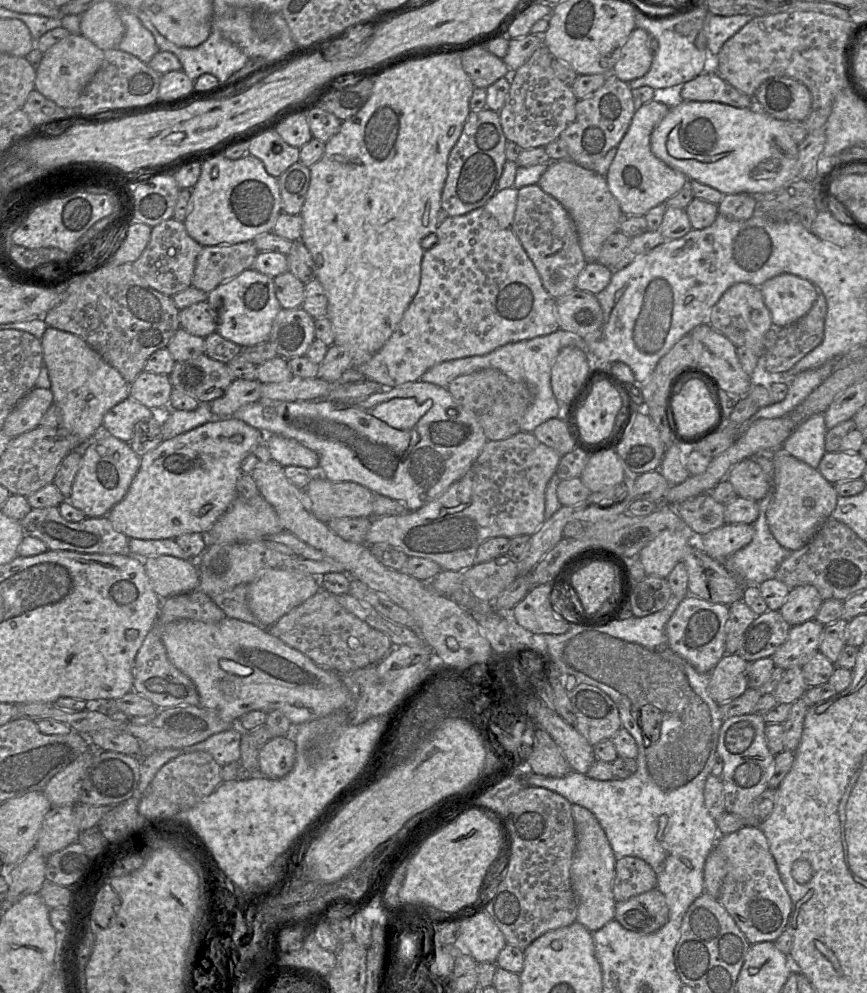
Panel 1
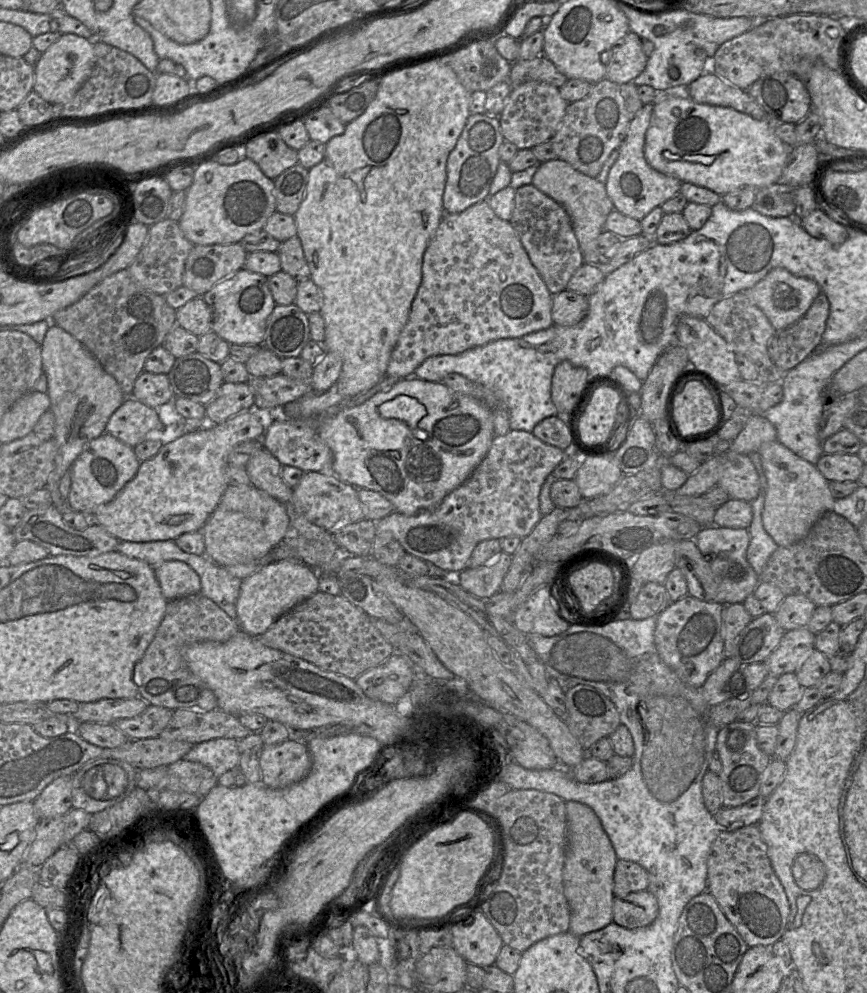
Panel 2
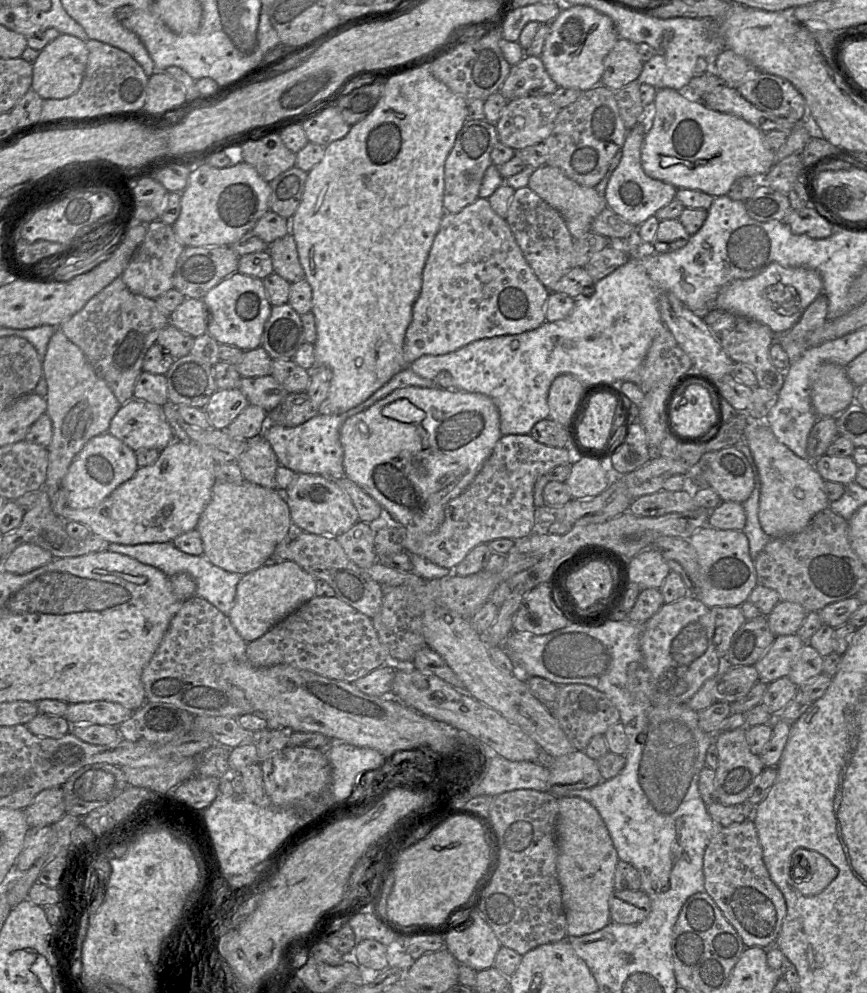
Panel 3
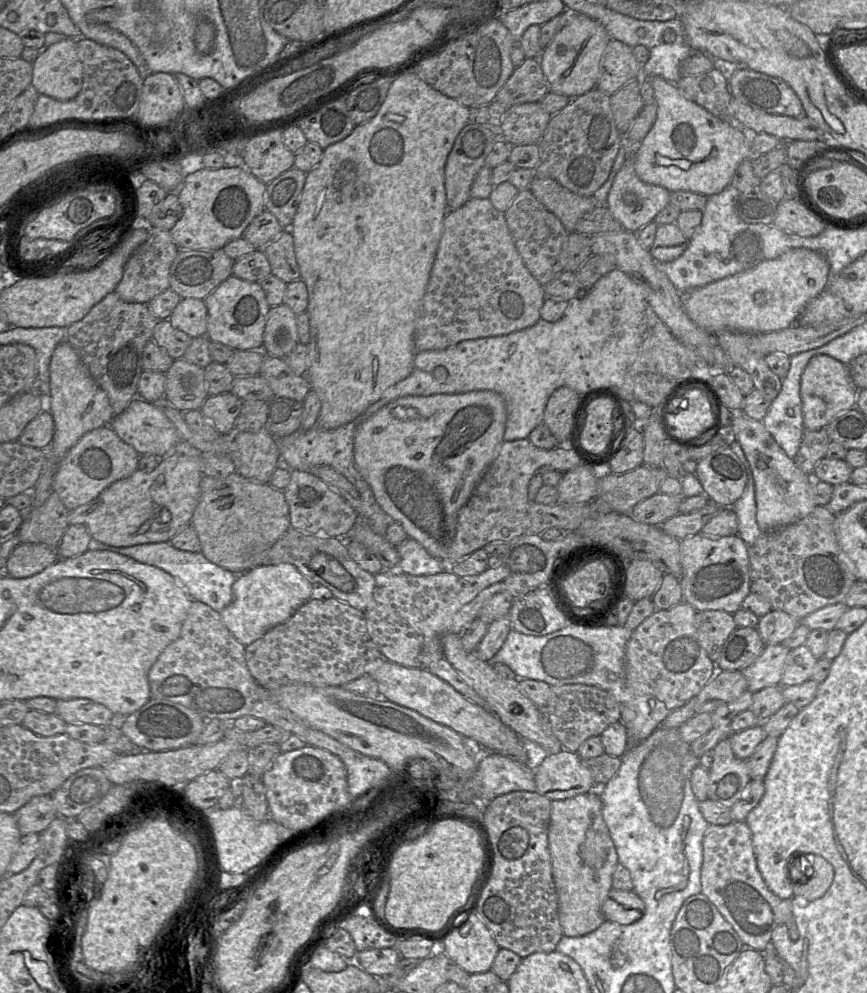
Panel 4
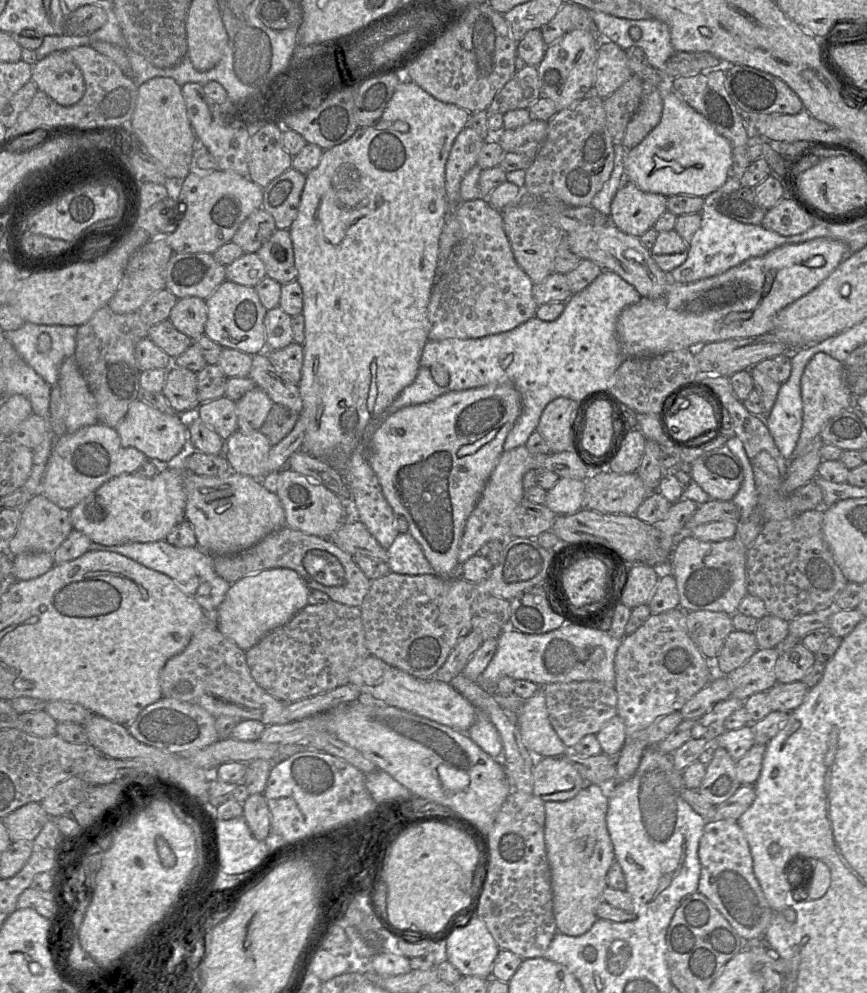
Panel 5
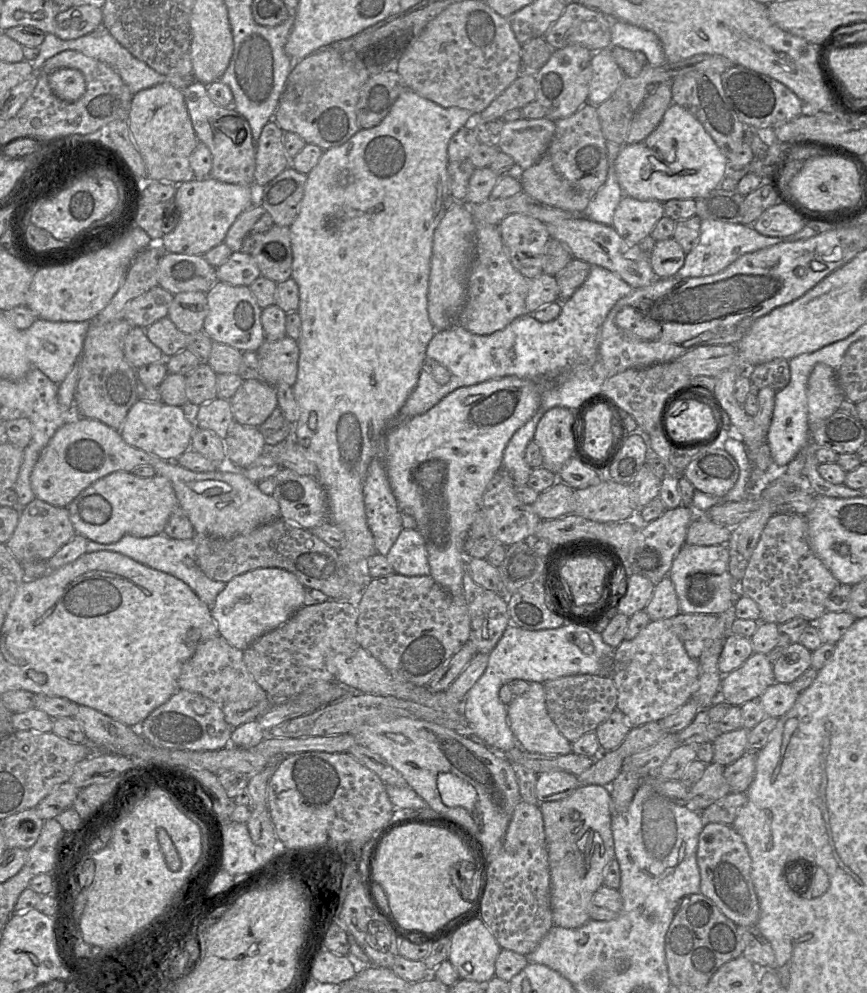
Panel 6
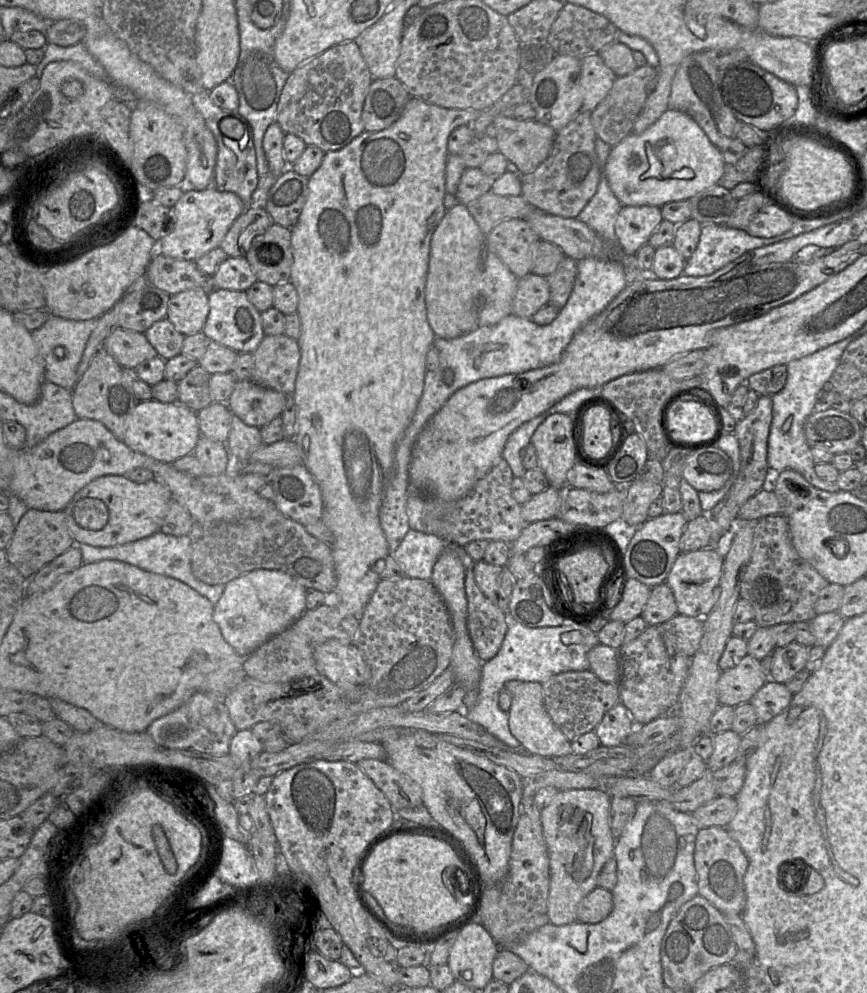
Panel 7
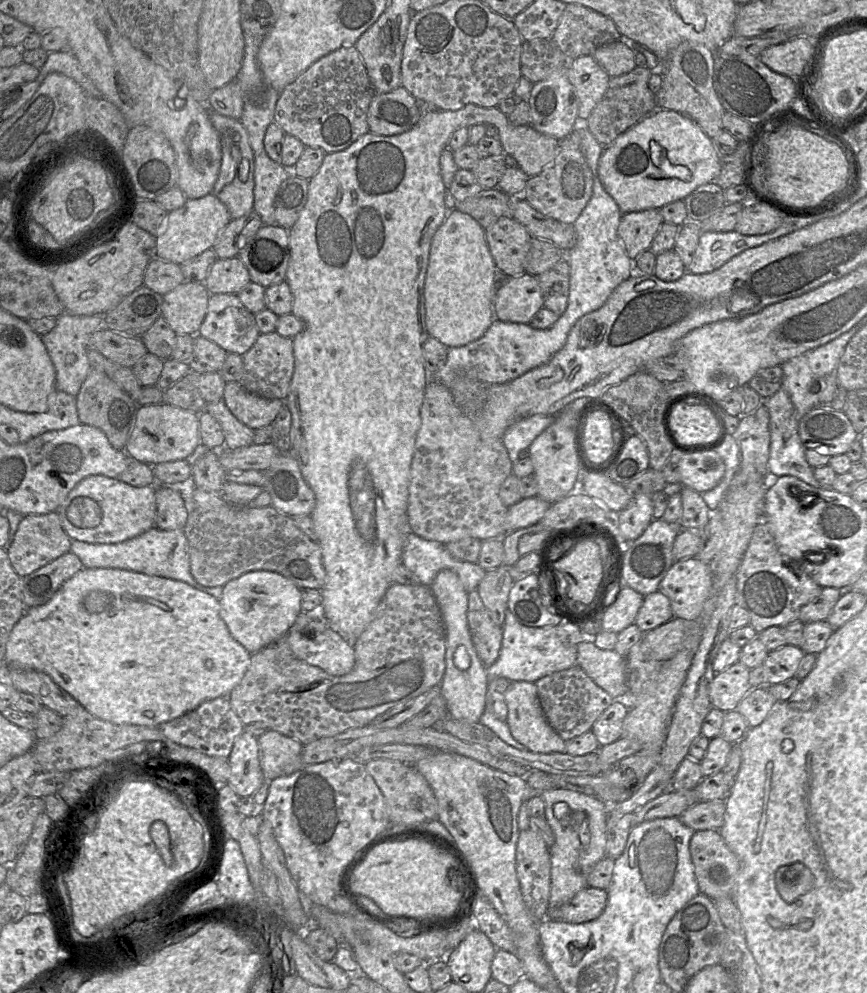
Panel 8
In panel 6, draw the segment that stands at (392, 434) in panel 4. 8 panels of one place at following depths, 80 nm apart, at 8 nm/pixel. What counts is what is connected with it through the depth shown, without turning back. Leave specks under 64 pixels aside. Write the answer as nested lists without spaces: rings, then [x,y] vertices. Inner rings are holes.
[[[507,376],[461,387],[422,415],[387,430],[382,460],[401,512],[412,516],[427,550],[430,576],[454,595],[463,594],[465,542],[481,506],[483,495],[495,473],[502,468],[504,450],[514,433],[537,412],[546,382]]]

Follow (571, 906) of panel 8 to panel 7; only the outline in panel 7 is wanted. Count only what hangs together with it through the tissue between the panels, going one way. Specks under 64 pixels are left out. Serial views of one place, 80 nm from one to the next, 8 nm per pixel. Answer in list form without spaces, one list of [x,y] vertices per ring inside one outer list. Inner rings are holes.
[[[597,886],[578,904],[577,921],[599,923],[608,917],[612,909],[612,892]]]

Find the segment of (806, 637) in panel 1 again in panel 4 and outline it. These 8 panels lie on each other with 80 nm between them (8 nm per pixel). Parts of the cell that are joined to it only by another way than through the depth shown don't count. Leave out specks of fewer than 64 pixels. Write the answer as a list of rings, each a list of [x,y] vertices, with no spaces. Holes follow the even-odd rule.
[[[783,644],[765,645],[758,658],[741,670],[747,681],[747,690],[755,693],[765,687],[781,685],[782,672],[790,650]]]

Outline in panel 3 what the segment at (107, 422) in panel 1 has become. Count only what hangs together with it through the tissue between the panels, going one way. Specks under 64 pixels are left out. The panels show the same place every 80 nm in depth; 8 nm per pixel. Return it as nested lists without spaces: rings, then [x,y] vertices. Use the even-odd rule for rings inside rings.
[[[136,398],[121,405],[107,432],[133,451],[156,449],[161,452],[176,440],[162,408]]]

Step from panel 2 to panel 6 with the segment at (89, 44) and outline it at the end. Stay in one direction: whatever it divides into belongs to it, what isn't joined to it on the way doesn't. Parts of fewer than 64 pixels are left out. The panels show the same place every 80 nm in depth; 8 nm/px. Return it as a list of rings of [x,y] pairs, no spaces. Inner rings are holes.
[[[61,68],[48,75],[52,92],[61,100],[76,102],[85,93],[86,84],[82,73],[77,69]]]

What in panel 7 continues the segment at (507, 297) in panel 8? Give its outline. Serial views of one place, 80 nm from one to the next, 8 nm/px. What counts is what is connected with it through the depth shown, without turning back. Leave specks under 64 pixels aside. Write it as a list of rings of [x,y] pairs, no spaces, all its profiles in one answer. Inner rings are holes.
[[[528,273],[518,279],[514,294],[512,314],[531,318],[549,303],[550,287],[544,276]]]

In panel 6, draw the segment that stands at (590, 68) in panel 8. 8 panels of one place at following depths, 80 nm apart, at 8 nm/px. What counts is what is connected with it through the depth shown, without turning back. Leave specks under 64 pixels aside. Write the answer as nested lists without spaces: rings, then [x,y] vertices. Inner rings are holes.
[[[610,48],[593,52],[591,68],[587,103],[599,106],[616,91],[626,76],[613,59]]]

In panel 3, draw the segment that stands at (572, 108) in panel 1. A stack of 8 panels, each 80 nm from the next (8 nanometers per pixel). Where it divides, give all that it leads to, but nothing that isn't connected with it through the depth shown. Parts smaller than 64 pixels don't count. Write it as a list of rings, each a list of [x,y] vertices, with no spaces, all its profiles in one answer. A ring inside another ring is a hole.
[[[530,96],[509,101],[497,121],[499,142],[522,150],[544,142],[560,112],[550,96]]]

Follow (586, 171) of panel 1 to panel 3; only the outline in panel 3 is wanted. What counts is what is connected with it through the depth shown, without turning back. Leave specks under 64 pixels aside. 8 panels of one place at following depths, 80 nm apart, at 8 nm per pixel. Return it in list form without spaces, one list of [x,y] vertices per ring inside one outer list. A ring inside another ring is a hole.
[[[543,165],[536,168],[527,186],[561,214],[573,239],[582,238],[592,232],[593,219],[607,206],[604,196],[594,187],[578,184],[554,166]]]

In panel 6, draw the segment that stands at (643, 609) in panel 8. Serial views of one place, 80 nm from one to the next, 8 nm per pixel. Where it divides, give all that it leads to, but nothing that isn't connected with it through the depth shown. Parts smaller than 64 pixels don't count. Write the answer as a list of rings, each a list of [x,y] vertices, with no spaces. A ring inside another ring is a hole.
[[[668,576],[655,584],[645,611],[651,621],[673,618],[680,612],[676,590]]]

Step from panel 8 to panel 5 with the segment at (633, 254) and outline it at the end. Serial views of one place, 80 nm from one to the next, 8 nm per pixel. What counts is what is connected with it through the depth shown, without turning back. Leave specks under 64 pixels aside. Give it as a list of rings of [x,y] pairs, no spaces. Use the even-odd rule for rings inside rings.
[[[626,180],[617,190],[610,208],[611,223],[640,238],[667,211],[667,197],[642,191]]]

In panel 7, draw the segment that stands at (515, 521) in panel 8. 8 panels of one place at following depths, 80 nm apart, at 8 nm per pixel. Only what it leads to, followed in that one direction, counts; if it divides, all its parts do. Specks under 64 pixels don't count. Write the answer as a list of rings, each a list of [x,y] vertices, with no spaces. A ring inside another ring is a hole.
[[[548,487],[543,492],[533,495],[530,501],[521,506],[522,518],[526,524],[554,518],[561,506],[561,491]]]

